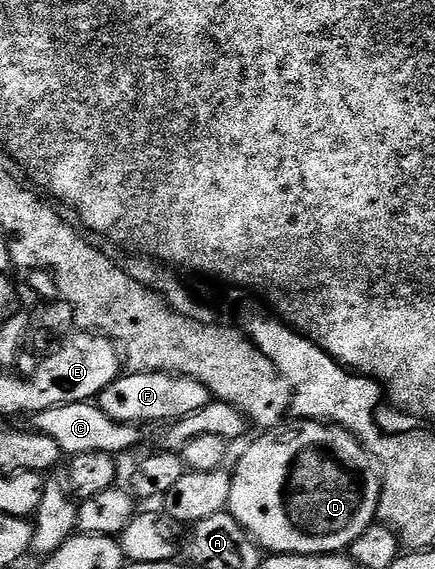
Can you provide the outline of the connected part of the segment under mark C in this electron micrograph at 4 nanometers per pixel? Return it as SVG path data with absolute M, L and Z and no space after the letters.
M74 402L73 404L59 404L50 406L50 410L42 410L31 417L33 429L58 442L61 453L71 458L78 454L94 454L95 452L110 452L121 454L136 448L140 444L139 424L123 424L110 418L96 402Z

